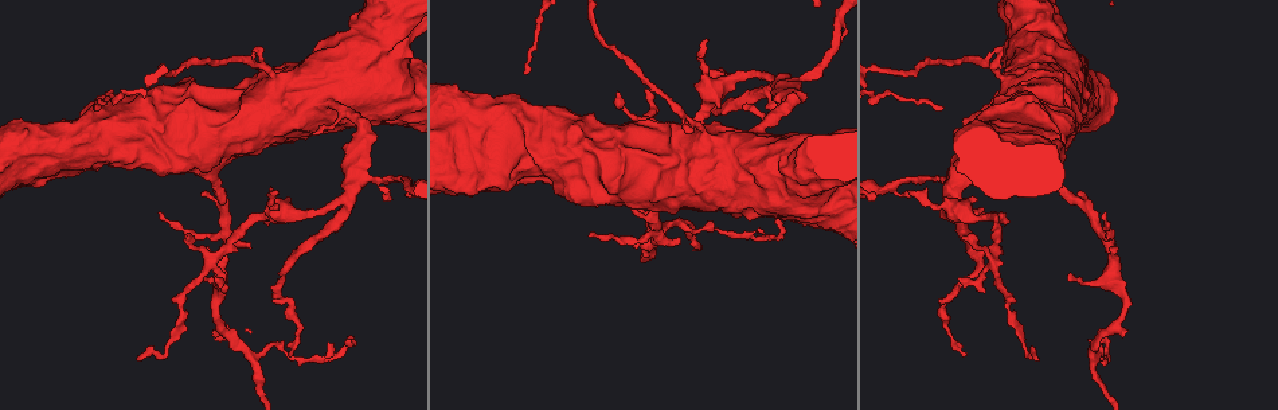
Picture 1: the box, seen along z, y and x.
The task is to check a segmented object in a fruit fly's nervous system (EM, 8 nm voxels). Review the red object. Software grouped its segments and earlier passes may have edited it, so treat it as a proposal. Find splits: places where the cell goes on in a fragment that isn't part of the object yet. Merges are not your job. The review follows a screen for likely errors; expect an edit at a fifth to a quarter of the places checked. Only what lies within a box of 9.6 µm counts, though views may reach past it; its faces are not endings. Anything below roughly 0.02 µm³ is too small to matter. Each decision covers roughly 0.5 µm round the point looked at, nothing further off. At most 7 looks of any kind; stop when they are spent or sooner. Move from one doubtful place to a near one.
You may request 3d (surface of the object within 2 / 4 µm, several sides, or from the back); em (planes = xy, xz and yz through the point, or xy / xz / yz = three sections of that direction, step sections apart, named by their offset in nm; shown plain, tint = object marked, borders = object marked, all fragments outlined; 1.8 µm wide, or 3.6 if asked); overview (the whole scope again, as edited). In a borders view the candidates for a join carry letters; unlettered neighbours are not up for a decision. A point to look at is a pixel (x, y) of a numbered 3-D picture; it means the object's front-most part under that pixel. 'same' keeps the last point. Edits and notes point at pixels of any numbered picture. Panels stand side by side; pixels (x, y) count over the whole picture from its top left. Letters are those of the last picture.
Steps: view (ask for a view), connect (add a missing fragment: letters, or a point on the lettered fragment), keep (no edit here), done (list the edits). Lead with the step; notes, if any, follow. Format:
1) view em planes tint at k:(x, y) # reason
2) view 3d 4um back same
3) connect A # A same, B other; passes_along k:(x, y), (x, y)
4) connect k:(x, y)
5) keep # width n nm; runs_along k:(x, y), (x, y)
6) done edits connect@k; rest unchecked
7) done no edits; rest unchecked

view em planes borders at 1:(140, 359) # branch stops here

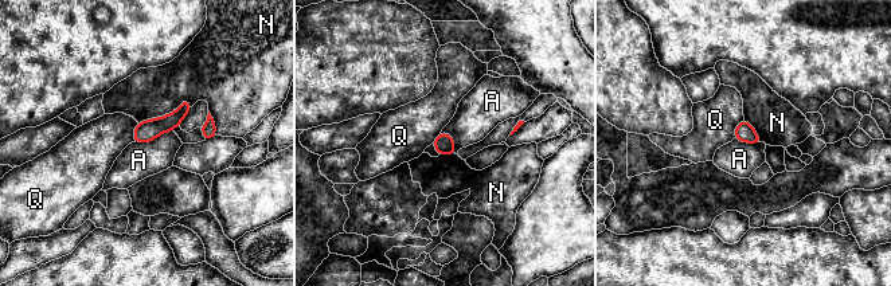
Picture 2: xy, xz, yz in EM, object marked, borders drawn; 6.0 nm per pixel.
keep # width 110 nm; A other, N other, Q other; runs_along 2:(187, 105), (167, 124), (136, 137); none of them fits

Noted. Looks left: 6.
view em planes borders at 1:(288, 353) # long arm stops here

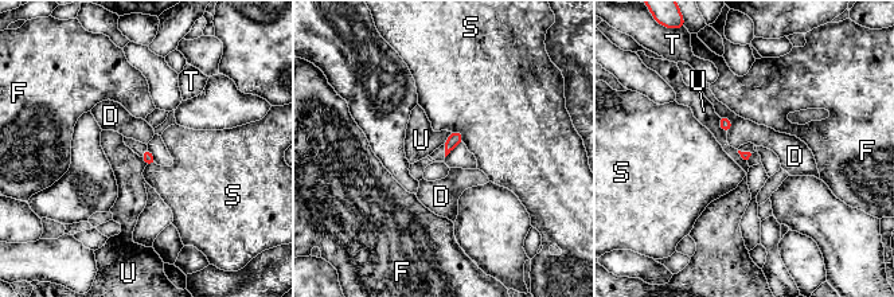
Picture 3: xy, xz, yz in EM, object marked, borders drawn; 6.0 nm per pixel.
keep # longest_contact D 120 nm; D other, F other, S other, T other, U other; no lettered fragment goes on from it

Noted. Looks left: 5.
view 3d 4um at 1:(949, 194) # four or more arms meet

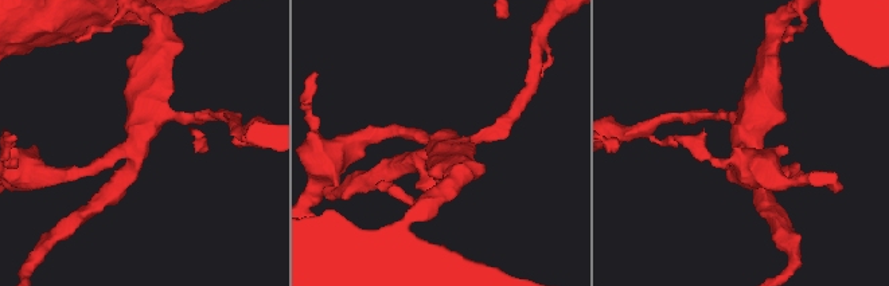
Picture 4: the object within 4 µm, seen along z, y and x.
view em planes plain at 4:(131, 150) # shape alone is not enough

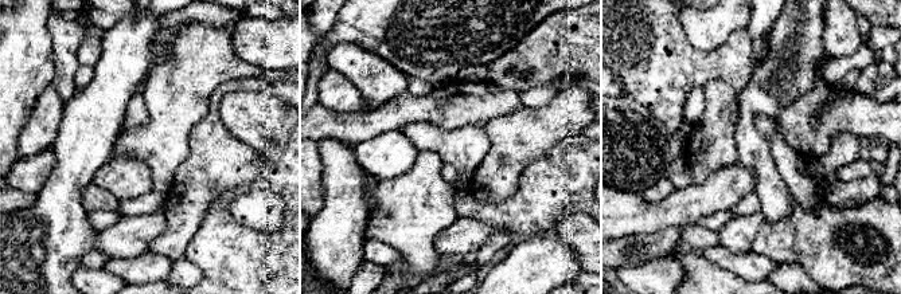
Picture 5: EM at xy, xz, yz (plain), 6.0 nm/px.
view em planes borders same

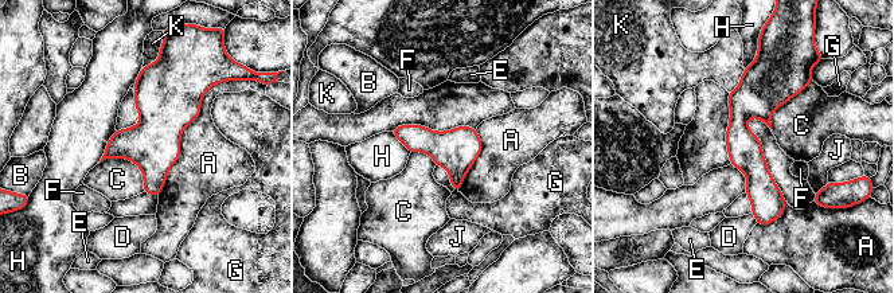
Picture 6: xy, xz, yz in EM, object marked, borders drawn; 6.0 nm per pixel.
keep # A other, B other, C other, D other, E other, F other, G other, H other, J other, K other; border 6:(100, 161), (132, 160), (144, 191); no lettered fragment goes on from it

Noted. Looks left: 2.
done no edits; rest unchecked

